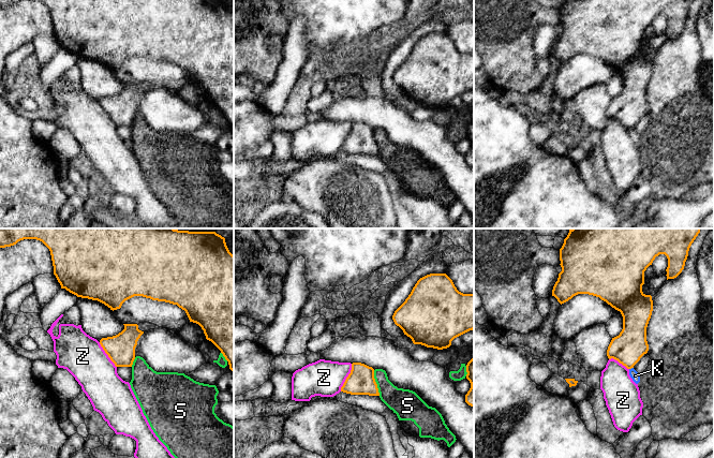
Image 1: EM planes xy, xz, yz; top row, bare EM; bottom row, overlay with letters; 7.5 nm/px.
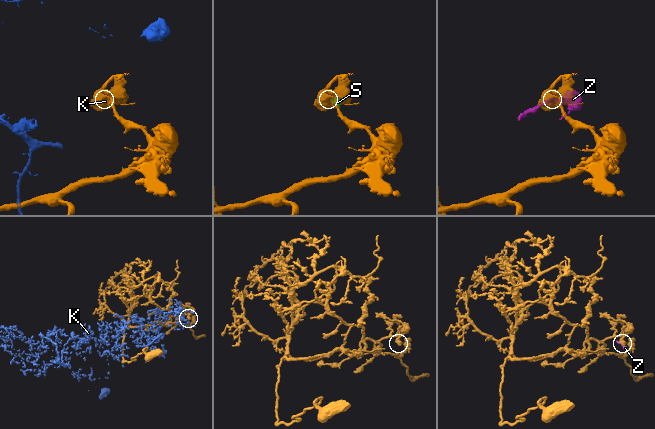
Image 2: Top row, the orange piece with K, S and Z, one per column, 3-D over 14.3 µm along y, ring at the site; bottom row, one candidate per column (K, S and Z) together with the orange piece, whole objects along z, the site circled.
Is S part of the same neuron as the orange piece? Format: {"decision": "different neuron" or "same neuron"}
{"decision": "different neuron"}

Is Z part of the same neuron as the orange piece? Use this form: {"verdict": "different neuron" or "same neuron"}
{"verdict": "different neuron"}

